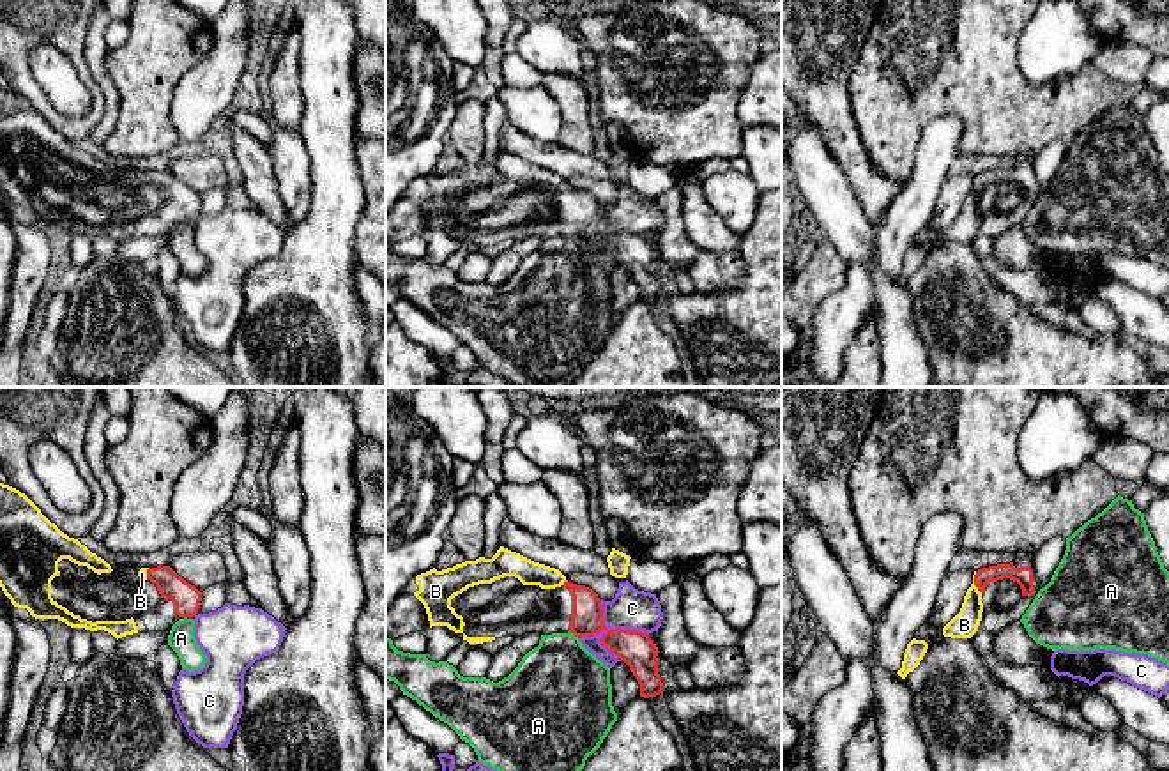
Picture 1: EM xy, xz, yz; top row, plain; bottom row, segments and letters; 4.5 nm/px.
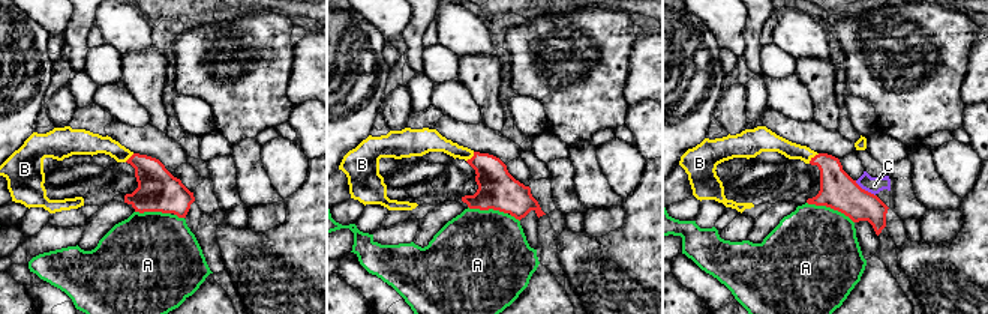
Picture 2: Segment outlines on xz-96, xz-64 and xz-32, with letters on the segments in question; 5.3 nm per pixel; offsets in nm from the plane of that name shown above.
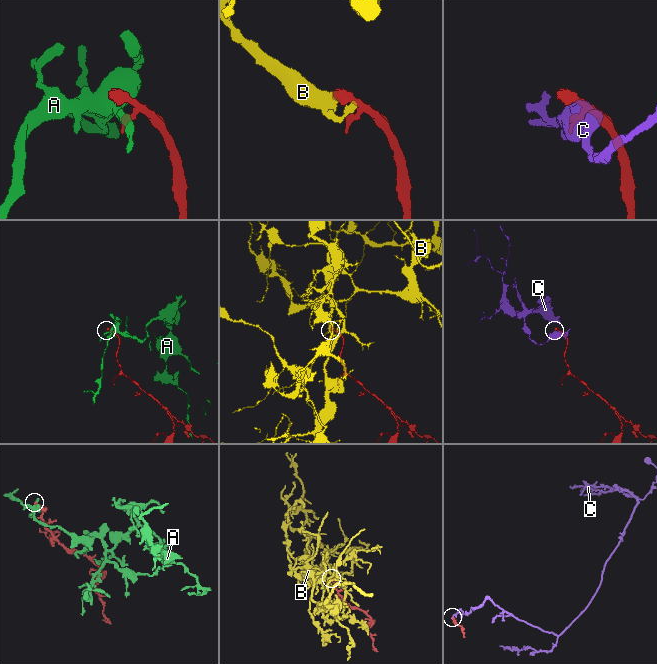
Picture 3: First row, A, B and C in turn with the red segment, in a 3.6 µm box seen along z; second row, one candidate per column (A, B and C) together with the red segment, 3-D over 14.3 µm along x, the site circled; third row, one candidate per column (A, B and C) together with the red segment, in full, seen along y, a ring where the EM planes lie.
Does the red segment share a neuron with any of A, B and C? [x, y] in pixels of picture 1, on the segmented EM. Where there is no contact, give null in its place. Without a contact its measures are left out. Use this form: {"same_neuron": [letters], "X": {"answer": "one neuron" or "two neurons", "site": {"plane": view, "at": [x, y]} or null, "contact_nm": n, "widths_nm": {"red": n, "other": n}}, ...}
{"same_neuron": ["B"], "A": {"answer": "two neurons", "site": {"plane": "xz", "at": [575, 635]}, "contact_nm": 60, "widths_nm": {"red": 150, "other": 420}}, "B": {"answer": "one neuron", "site": {"plane": "yz", "at": [975, 582]}, "contact_nm": 110, "widths_nm": {"red": 80, "other": 120}}, "C": {"answer": "two neurons", "site": {"plane": "xz", "at": [614, 630]}, "contact_nm": 320, "widths_nm": {"red": 160, "other": 190}}}

